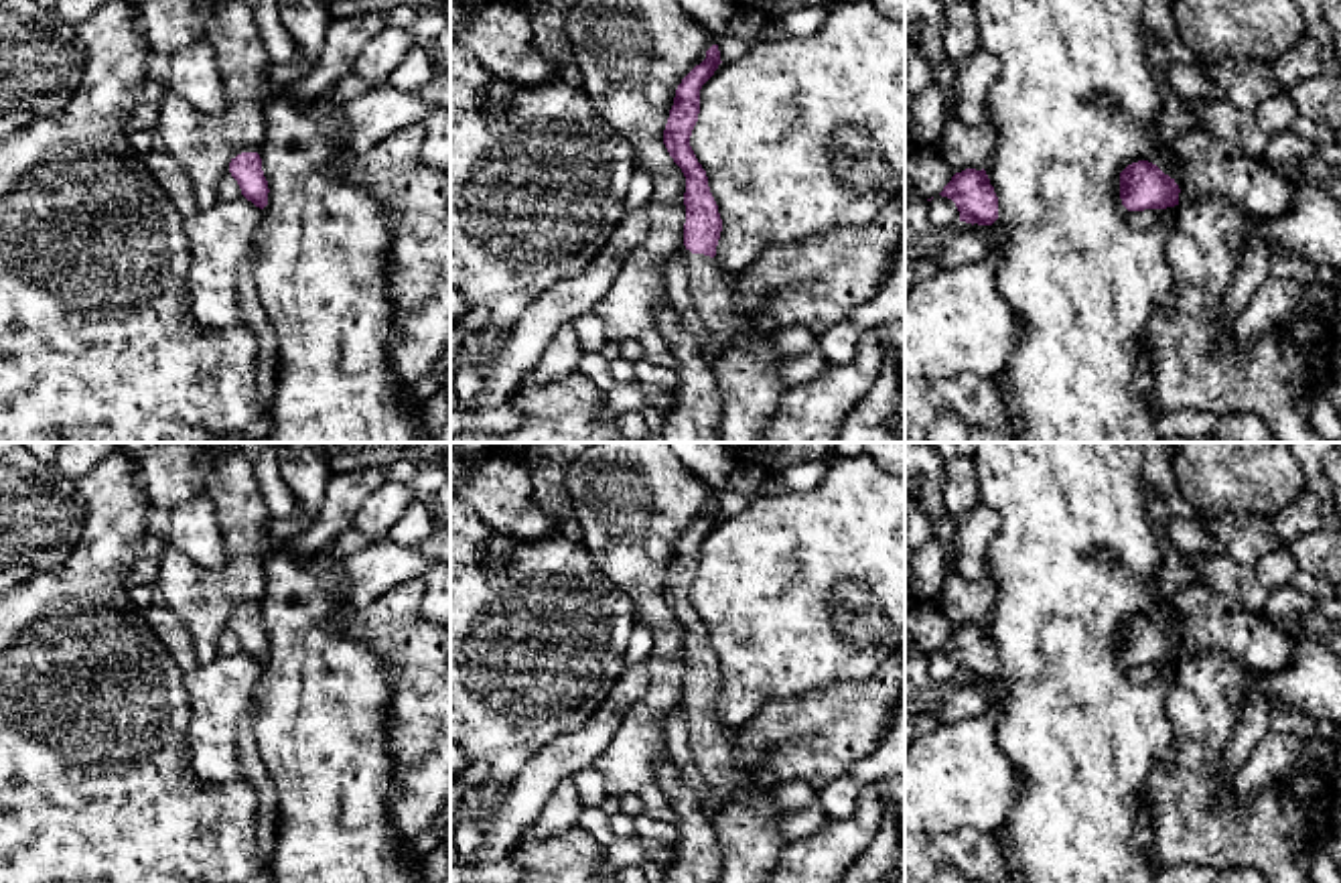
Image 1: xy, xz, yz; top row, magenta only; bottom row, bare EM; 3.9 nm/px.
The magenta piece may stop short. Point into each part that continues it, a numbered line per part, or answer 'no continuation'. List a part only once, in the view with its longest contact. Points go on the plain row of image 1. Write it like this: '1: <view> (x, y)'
1: xz (713, 745)

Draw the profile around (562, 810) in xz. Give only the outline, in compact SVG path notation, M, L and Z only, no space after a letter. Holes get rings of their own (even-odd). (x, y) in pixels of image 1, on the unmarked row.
M566 775L556 790L552 792L550 800L546 802L544 810L538 818L523 830L521 838L544 838L564 830L578 826L580 820L580 798L574 786L574 775Z

